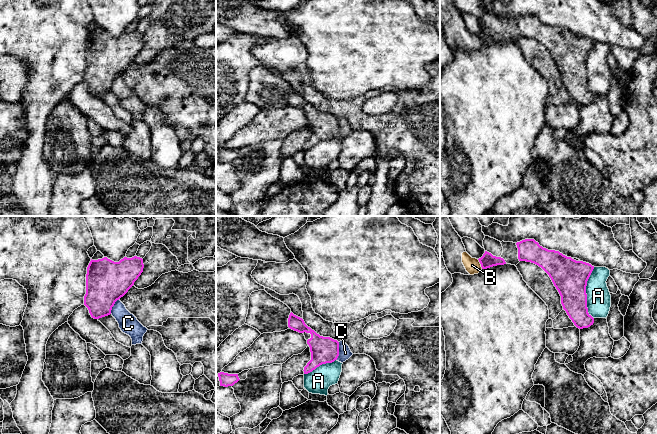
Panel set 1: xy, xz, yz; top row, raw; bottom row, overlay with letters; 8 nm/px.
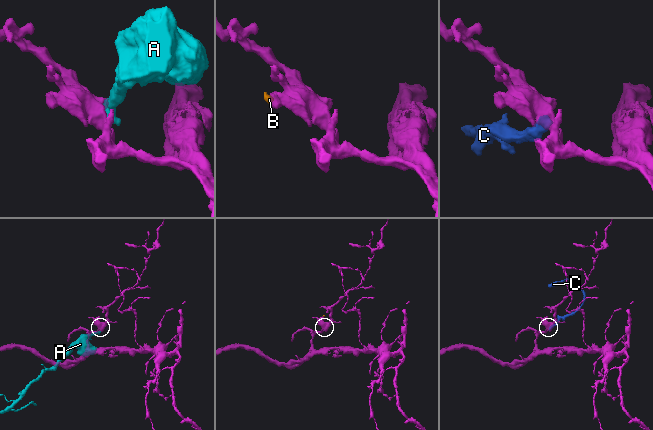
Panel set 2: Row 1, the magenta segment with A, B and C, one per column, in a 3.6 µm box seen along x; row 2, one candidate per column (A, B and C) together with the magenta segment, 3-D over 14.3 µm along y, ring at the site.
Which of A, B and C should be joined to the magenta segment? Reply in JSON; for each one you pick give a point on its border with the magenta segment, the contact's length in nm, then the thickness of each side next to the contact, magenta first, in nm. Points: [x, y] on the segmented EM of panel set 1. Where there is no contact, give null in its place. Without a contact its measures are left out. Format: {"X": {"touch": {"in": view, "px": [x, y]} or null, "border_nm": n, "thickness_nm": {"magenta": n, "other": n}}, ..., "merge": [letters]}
{"merge": []}

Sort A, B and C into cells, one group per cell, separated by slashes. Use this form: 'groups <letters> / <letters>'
groups A C / B

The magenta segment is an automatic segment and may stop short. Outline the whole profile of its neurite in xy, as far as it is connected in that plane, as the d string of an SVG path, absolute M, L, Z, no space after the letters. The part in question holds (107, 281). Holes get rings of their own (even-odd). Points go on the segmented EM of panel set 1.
M107 257L90 261L86 274L84 305L92 318L111 314L115 302L123 297L143 272L143 259L124 257L114 262Z

